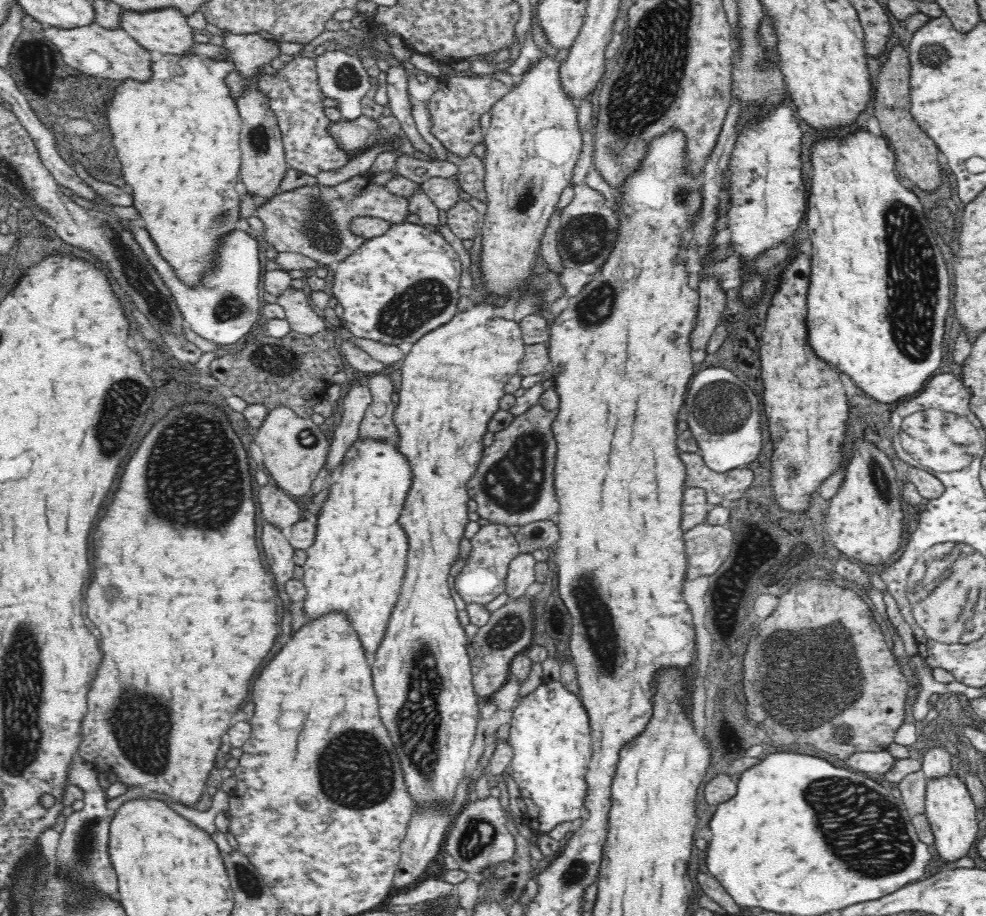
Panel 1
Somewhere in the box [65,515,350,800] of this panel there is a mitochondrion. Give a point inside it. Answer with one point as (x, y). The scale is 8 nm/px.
(136, 717)

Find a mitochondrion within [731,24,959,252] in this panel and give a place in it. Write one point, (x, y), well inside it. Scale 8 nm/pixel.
(935, 55)

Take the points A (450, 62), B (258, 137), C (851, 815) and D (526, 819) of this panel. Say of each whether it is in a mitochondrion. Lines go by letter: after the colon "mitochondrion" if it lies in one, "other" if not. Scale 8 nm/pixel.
A: other
B: mitochondrion
C: mitochondrion
D: other

